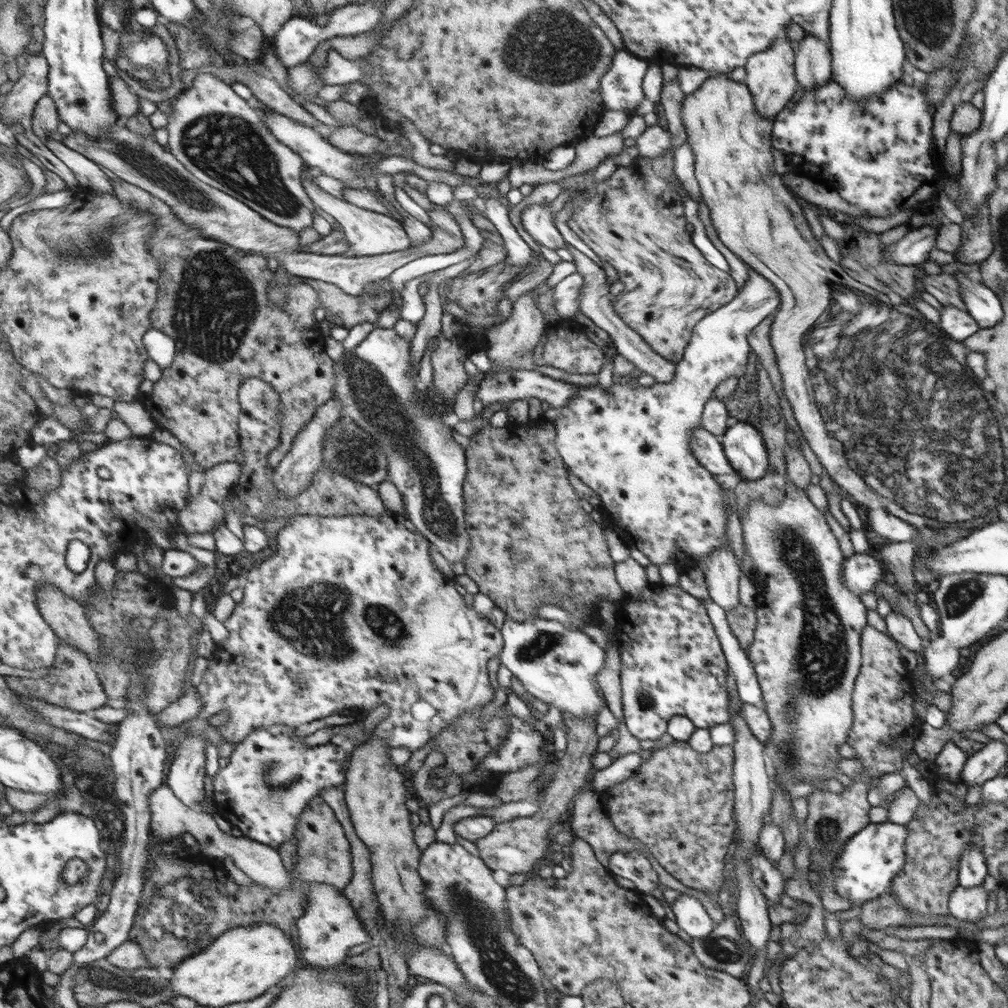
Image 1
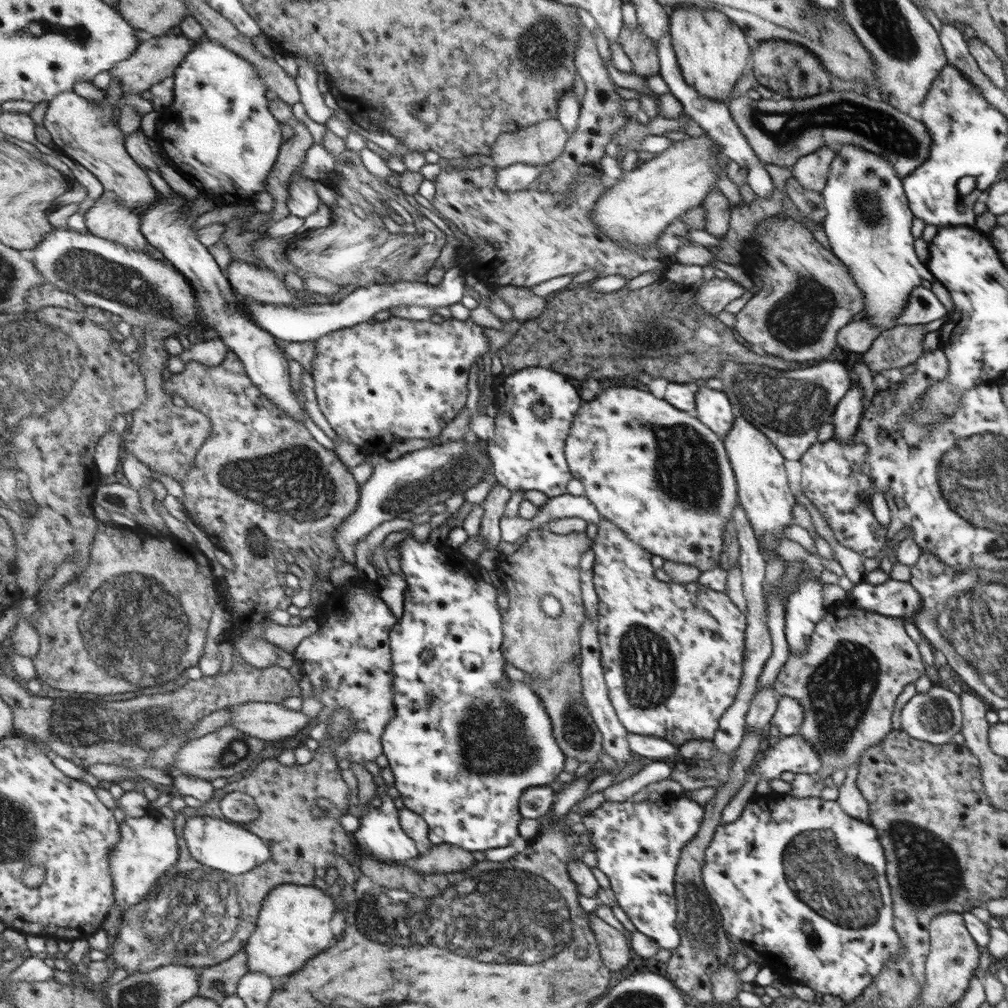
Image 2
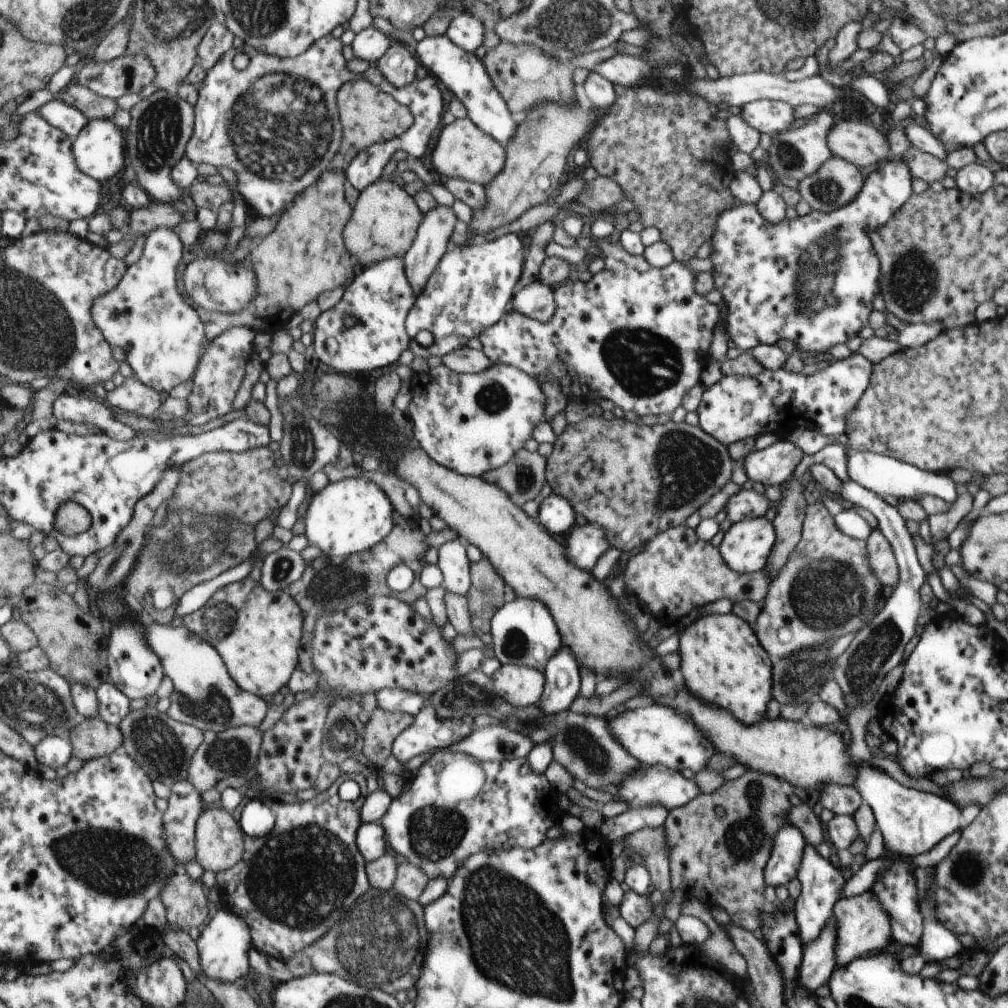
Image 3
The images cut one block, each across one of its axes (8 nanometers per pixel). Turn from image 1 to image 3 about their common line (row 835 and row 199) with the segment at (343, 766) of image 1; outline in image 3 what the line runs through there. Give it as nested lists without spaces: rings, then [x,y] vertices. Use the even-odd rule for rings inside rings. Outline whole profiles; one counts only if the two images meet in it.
[[[331,34],[298,57],[268,54],[248,43],[227,52],[218,66],[208,71],[206,82],[200,86],[196,136],[188,145],[187,157],[197,166],[212,164],[234,170],[238,190],[253,216],[280,216],[320,180],[338,156],[344,136],[339,92],[348,82],[358,79],[366,79],[400,104],[408,106],[414,118],[404,134],[372,144],[363,154],[352,159],[347,170],[348,180],[356,190],[366,190],[382,178],[384,166],[398,150],[404,150],[414,158],[420,158],[428,150],[430,138],[442,120],[444,100],[430,74],[400,88],[392,86],[378,66],[370,66],[363,73],[350,72],[344,56],[344,42]],[[240,52],[251,58],[245,70],[234,67],[234,60]]]

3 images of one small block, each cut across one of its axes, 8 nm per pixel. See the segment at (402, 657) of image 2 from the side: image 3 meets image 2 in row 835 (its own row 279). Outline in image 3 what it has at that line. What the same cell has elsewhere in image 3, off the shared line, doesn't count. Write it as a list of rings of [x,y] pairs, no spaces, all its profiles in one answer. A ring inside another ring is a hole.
[[[513,233],[500,236],[490,242],[479,239],[468,241],[460,246],[450,244],[448,252],[440,260],[440,266],[430,275],[423,291],[417,296],[415,307],[407,315],[406,330],[412,338],[410,346],[414,355],[424,359],[428,359],[432,355],[443,358],[449,353],[455,353],[462,346],[466,347],[466,342],[470,338],[476,338],[485,329],[499,322],[512,298],[516,280],[522,274],[522,266],[524,266],[524,244]],[[420,330],[432,333],[434,342],[429,348],[422,348],[413,340]]]

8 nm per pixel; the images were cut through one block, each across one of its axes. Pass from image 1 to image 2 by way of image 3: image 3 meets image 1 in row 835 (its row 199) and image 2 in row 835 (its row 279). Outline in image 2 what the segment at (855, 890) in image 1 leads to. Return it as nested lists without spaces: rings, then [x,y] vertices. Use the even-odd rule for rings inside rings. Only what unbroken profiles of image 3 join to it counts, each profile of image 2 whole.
[[[791,794],[766,798],[755,796],[744,800],[742,815],[735,822],[721,825],[715,831],[704,853],[703,885],[721,912],[723,928],[727,934],[732,938],[740,939],[747,947],[762,954],[767,966],[774,970],[780,979],[810,986],[817,996],[823,994],[840,996],[843,1004],[848,1005],[867,990],[872,980],[882,973],[887,962],[894,957],[900,957],[904,952],[899,932],[895,930],[894,899],[886,876],[887,860],[883,846],[880,846],[881,840],[880,835],[876,834],[876,828],[846,814],[837,800],[824,800],[818,795],[808,798],[794,798]]]

